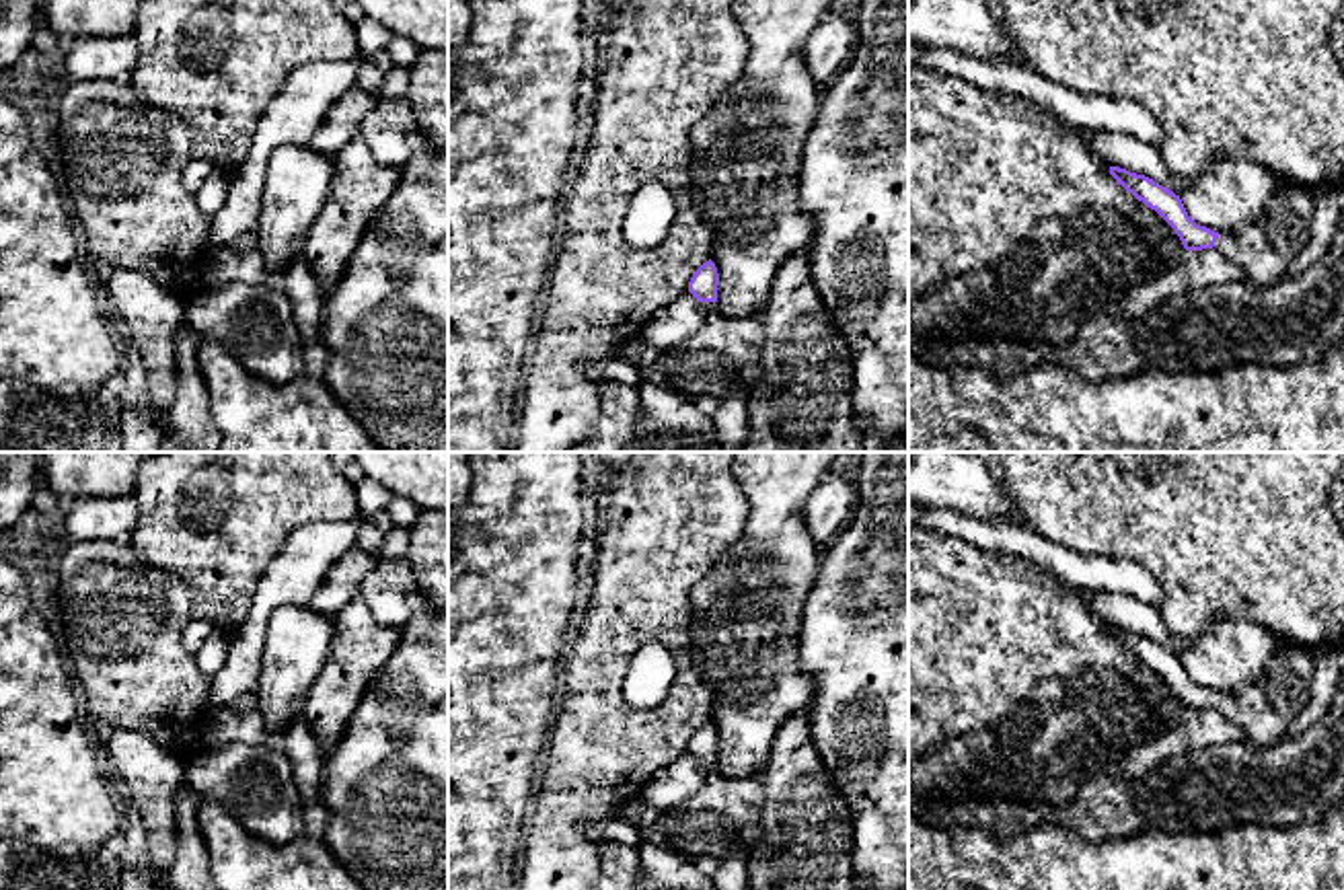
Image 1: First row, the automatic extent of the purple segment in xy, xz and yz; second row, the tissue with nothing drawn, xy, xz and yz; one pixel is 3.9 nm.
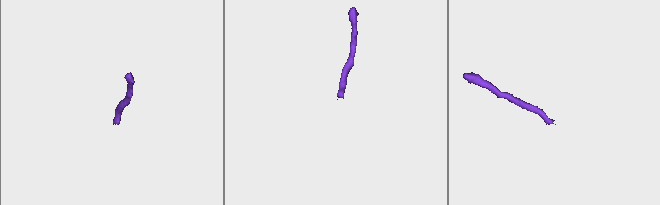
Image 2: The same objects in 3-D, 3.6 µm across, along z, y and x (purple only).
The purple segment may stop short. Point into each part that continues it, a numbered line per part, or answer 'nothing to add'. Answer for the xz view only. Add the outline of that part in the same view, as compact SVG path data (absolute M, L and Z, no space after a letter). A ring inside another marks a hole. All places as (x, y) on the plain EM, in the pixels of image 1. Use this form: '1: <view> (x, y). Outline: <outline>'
1: xz (726, 808). Outline: M703 763L703 771L701 789L662 816L668 843L690 859L721 859L736 841L754 849L764 800L758 775L727 775L713 763Z

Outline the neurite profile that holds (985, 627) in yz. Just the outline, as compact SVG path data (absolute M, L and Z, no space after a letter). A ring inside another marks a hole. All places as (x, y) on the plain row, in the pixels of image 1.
M908 524L908 765L949 740L1009 721L1038 682L1085 670L1118 672L1138 687L1157 719L1180 717L1180 697L1110 635L1112 627L1048 569Z

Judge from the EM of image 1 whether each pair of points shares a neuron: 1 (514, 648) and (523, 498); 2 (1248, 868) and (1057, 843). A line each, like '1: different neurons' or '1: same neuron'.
1: same neuron
2: same neuron

